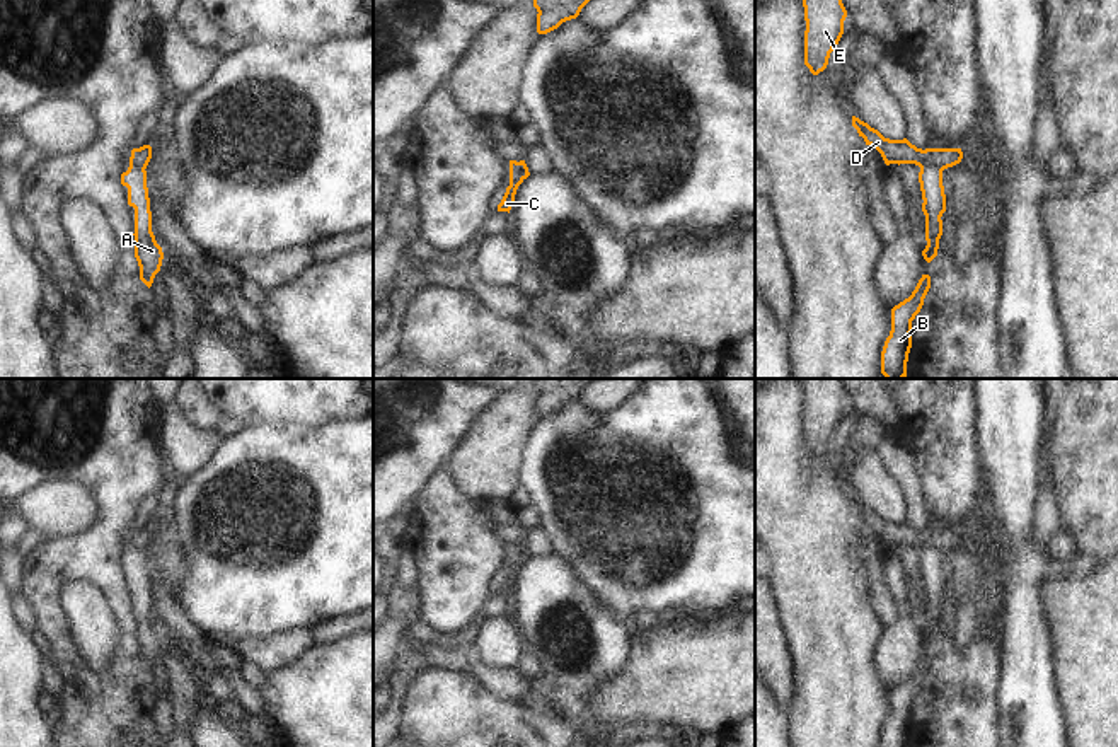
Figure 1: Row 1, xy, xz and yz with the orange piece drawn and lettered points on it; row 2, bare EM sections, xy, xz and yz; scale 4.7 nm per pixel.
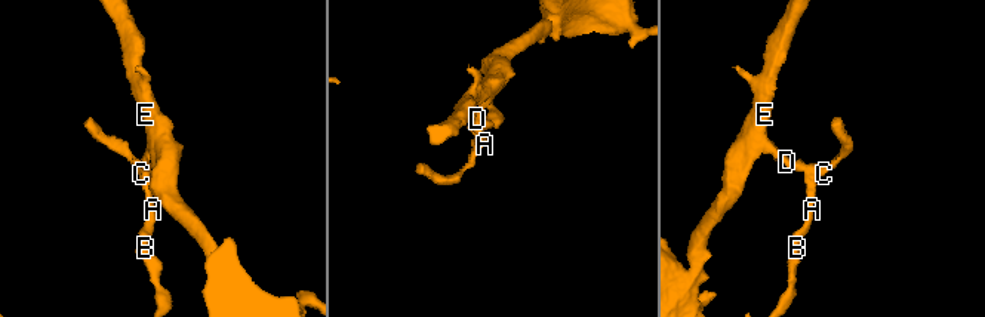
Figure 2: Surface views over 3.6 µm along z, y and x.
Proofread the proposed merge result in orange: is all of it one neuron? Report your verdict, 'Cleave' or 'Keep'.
Cleave

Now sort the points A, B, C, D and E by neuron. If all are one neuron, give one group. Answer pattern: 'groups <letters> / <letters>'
groups A B / C D E

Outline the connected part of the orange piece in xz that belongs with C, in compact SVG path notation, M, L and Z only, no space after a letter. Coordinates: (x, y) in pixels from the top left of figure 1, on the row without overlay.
M520 542L518 546L522 547L522 554L516 561L510 563L510 568L506 570L504 578L503 578L501 585L498 587L498 594L510 595L510 592L515 585L515 576L516 576L518 568L530 558L525 542Z

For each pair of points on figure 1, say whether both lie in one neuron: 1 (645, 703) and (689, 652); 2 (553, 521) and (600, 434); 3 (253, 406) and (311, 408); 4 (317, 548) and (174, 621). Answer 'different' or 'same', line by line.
1: same
2: same
3: same
4: different

